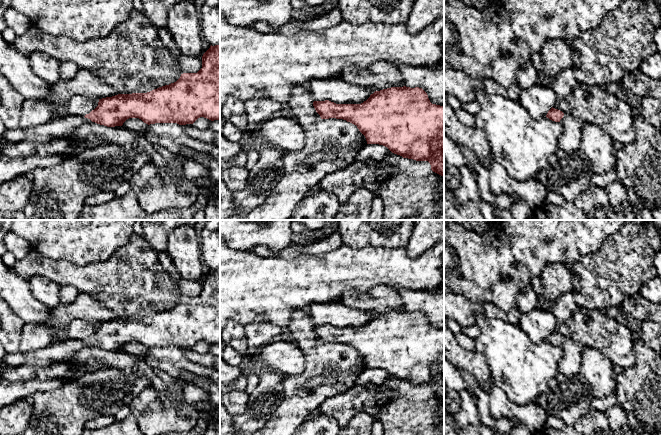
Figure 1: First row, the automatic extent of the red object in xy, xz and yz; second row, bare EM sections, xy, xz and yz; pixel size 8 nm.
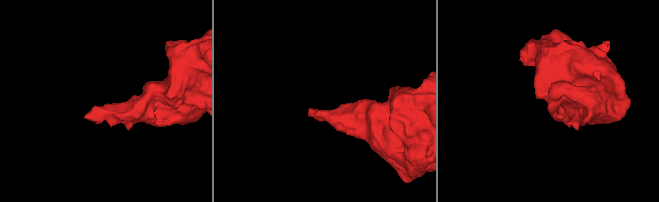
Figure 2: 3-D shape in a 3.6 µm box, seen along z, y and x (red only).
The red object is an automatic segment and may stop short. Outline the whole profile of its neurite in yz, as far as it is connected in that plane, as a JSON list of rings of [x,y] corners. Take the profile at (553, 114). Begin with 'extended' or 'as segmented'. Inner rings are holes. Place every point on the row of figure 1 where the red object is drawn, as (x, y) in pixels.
extended; [[[551,108],[547,115],[552,121],[559,122],[564,130],[558,138],[558,148],[571,152],[580,148],[582,139],[582,122],[570,113]]]

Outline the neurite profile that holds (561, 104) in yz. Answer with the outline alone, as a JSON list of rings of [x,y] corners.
[[[578,83],[566,99],[557,99],[553,108],[563,113],[570,113],[583,123],[593,123],[599,126],[617,146],[632,144],[636,138],[634,117],[637,110],[628,102],[609,94],[601,87]]]

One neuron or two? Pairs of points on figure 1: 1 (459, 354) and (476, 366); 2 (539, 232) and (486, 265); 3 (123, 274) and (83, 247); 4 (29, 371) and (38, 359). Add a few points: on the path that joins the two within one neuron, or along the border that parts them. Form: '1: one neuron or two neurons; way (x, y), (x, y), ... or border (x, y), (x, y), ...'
1: one neuron; way (463, 358), (472, 362)
2: one neuron; way (526, 236), (499, 262)
3: two neurons; border (121, 246), (103, 261), (91, 262), (80, 266)
4: two neurons; border (56, 362), (45, 366), (19, 365), (10, 367)

